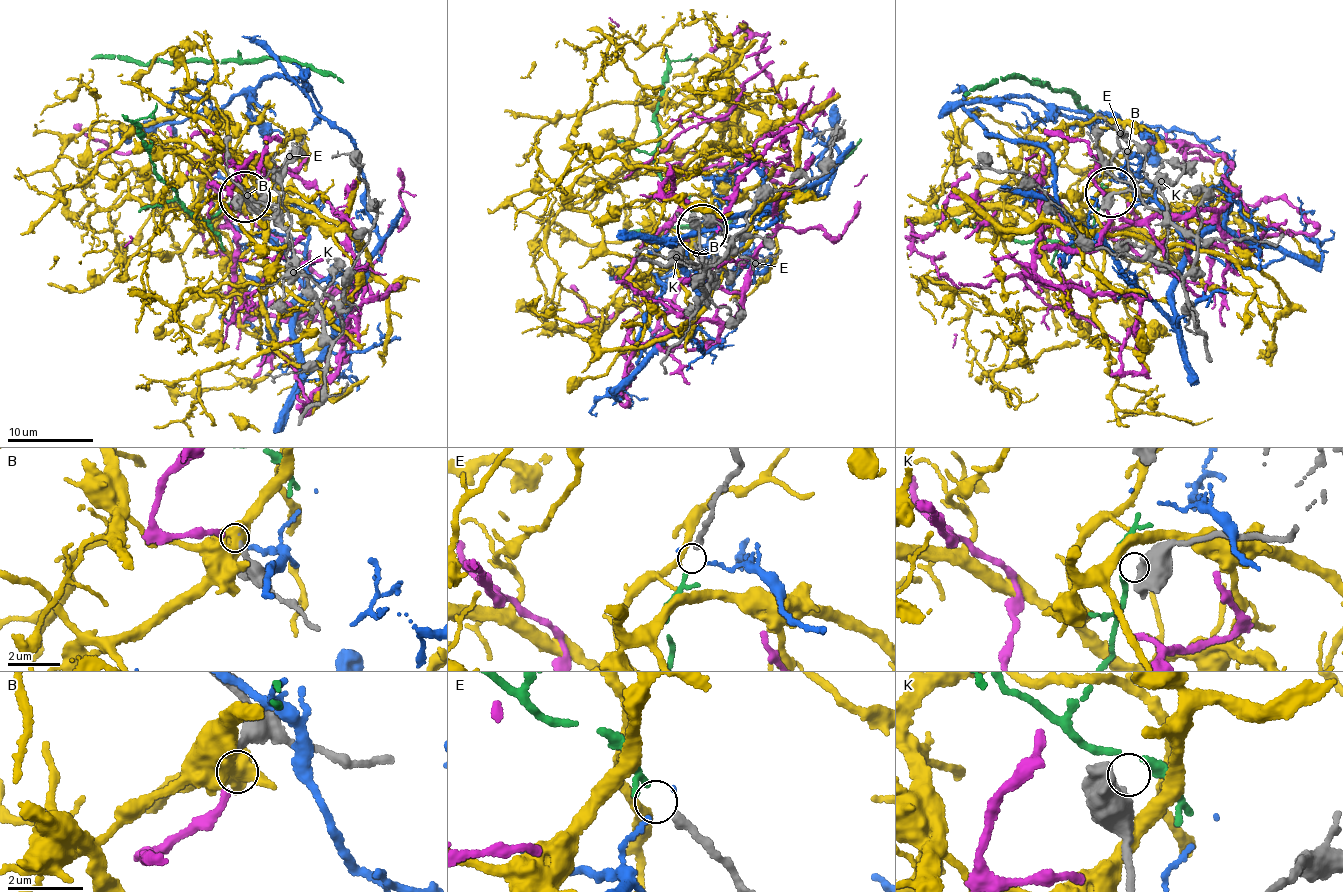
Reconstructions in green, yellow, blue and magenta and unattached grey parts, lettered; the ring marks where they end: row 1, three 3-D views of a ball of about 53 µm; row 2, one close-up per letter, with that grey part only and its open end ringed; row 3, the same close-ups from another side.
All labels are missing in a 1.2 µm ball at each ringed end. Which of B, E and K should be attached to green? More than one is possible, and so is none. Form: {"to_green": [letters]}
{"to_green": ["E"]}

